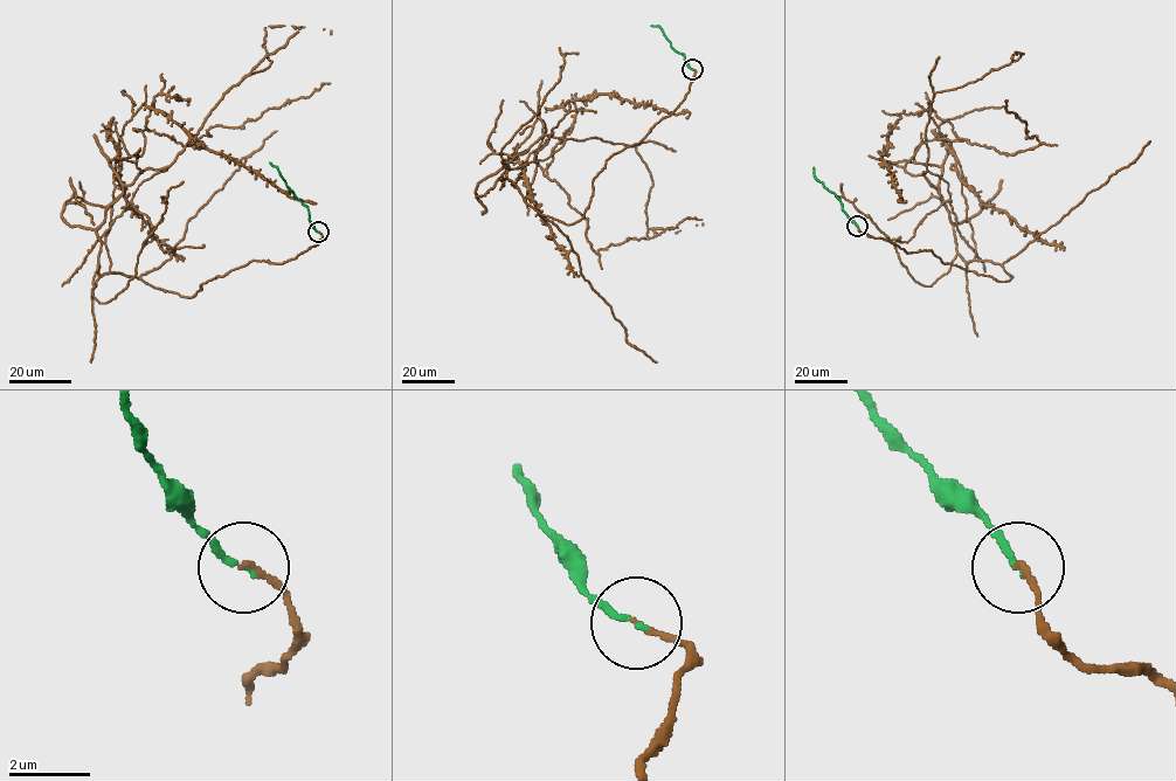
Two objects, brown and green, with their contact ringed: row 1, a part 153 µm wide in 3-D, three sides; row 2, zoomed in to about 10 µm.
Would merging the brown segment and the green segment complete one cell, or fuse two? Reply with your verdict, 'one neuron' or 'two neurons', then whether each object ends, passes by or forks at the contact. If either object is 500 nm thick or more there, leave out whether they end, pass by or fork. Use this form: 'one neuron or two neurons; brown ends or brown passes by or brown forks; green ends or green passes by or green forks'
one neuron; brown ends; green ends

